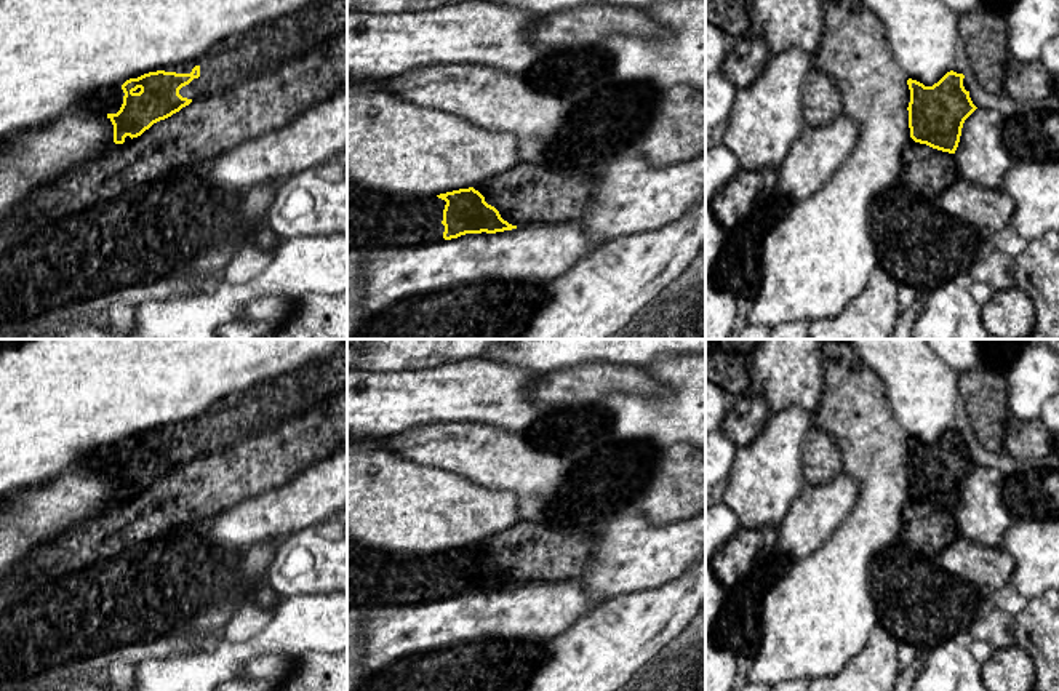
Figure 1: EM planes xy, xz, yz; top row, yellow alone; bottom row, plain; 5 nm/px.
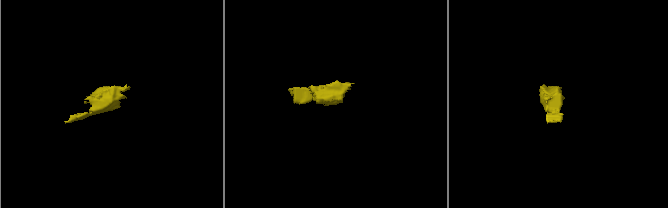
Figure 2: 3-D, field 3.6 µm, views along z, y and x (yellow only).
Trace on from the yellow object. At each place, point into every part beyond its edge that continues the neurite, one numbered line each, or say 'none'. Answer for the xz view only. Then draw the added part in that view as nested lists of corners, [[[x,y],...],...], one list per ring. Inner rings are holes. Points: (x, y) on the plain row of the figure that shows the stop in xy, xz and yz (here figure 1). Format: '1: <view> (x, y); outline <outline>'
1: xz (391, 578); outline [[[347,541],[347,568],[358,566],[360,584],[365,587],[357,603],[370,611],[445,598],[445,563],[437,553],[402,553]]]

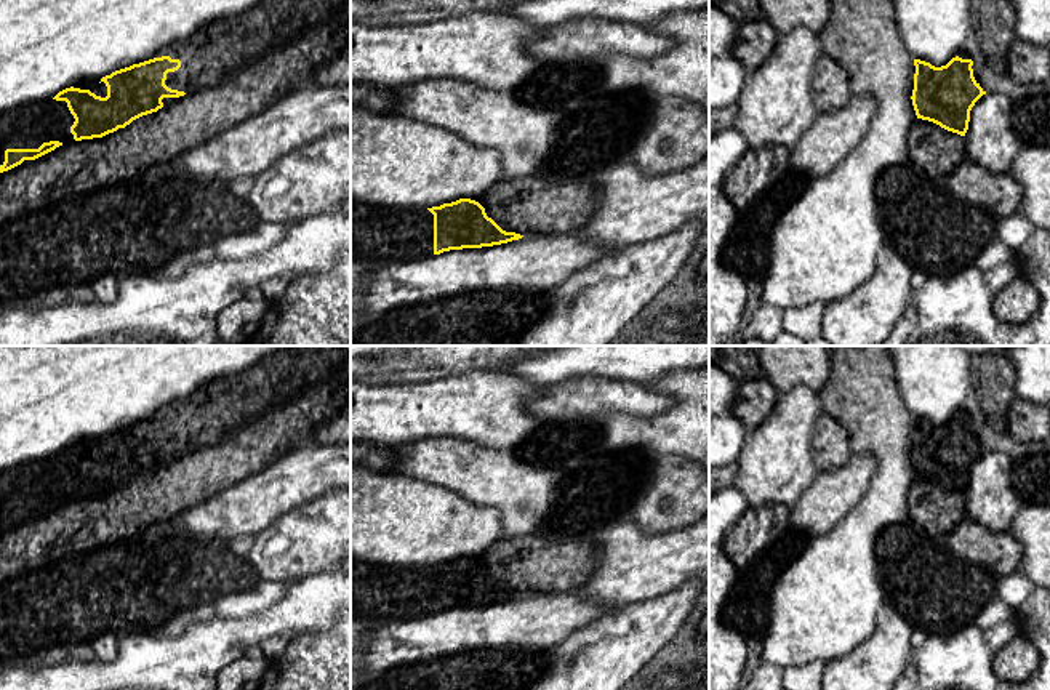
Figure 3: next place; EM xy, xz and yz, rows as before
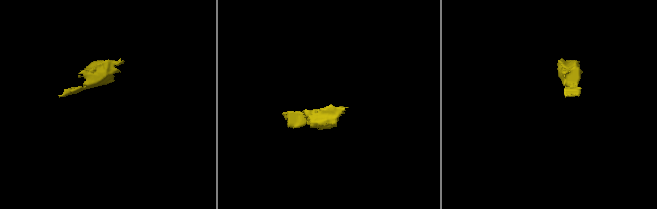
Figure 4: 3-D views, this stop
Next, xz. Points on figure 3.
1: xz (381, 593); outline [[[351,559],[351,616],[363,618],[370,626],[423,618],[434,613],[434,573],[427,567],[394,567]]]

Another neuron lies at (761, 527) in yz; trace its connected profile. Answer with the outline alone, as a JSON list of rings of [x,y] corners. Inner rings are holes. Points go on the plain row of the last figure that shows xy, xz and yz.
[[[768,504],[749,507],[728,532],[723,549],[738,570],[746,570],[754,560],[789,530],[789,507]]]

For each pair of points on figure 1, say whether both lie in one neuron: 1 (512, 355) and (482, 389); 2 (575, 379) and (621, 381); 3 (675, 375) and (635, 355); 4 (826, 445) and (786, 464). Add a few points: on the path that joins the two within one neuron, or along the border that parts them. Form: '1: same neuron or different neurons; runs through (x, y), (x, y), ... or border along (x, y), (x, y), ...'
1: different neurons; border along (479, 357), (503, 365), (527, 367), (539, 375)
2: same neuron; runs through (586, 379), (610, 379)
3: different neurons; border along (682, 355), (659, 359), (643, 368)
4: different neurons; border along (811, 426), (805, 435), (807, 483)

